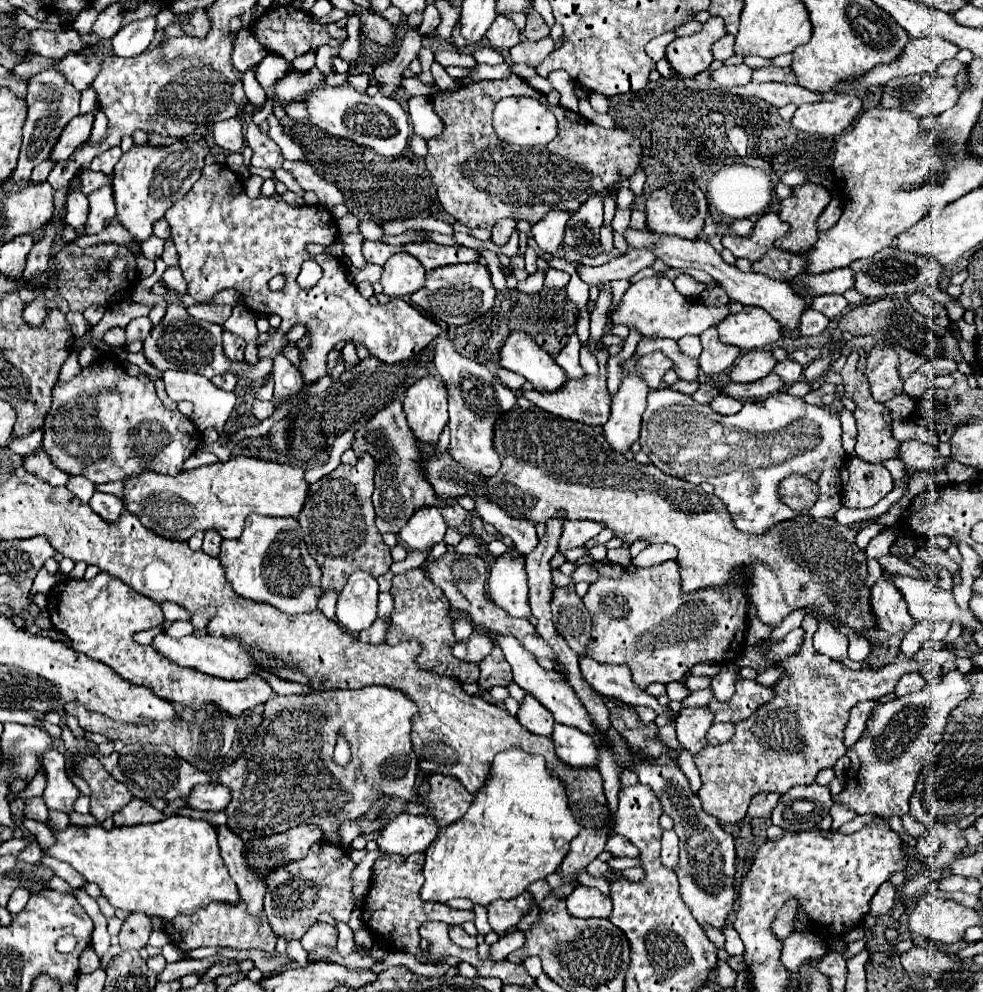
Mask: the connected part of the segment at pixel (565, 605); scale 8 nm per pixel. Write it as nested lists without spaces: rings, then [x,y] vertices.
[[[574,585],[554,589],[552,623],[556,625],[556,631],[566,639],[570,649],[574,649],[578,655],[586,653],[592,619],[582,599],[574,591]]]

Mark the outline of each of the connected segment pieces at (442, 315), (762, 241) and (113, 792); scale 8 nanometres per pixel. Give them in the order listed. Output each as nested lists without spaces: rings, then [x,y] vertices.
[[[458,263],[428,271],[426,285],[420,291],[412,293],[410,299],[434,321],[444,321],[448,325],[466,325],[492,309],[494,297],[496,289],[492,287],[490,273],[482,263]]]
[[[766,213],[756,221],[748,237],[726,233],[722,237],[722,245],[730,249],[734,257],[746,257],[750,261],[758,261],[774,247],[776,239],[786,235],[786,231],[788,231],[788,223],[780,221],[776,213]]]
[[[84,757],[78,765],[78,771],[82,779],[92,789],[92,805],[90,813],[102,823],[104,819],[112,817],[116,811],[126,807],[132,801],[132,795],[128,793],[128,787],[124,783],[118,783],[96,757]]]

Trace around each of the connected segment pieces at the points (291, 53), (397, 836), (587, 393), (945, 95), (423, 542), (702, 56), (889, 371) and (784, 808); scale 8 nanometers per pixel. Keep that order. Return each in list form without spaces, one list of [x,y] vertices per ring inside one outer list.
[[[292,5],[266,9],[266,13],[254,21],[252,33],[268,51],[282,55],[288,61],[292,61],[294,57],[298,57],[298,55],[302,55],[310,49],[318,49],[320,45],[328,43],[328,39],[336,39],[336,43],[340,43],[346,37],[346,29],[336,27],[336,23],[328,23],[328,25],[314,23],[310,13],[306,13],[302,9],[296,9]]]
[[[402,813],[382,829],[378,849],[396,855],[422,853],[428,849],[428,845],[432,845],[438,829],[440,827],[434,817],[416,817]]]
[[[592,347],[590,351],[594,351],[594,355],[598,357],[598,365],[600,365],[600,373],[598,373],[596,377],[594,377],[594,375],[586,375],[584,381],[568,379],[568,385],[564,385],[564,389],[560,389],[560,393],[540,395],[536,389],[532,389],[532,391],[526,391],[524,397],[526,397],[528,401],[532,401],[534,405],[542,407],[544,411],[552,413],[552,415],[558,415],[558,417],[562,417],[562,419],[580,421],[580,423],[586,423],[586,425],[592,425],[592,427],[600,429],[600,427],[608,421],[608,417],[610,417],[610,403],[612,403],[612,395],[610,395],[608,389],[606,389],[606,371],[604,371],[608,353],[600,353],[600,351],[596,351],[594,347]]]
[[[932,71],[888,81],[882,93],[882,107],[904,109],[914,117],[930,117],[956,105],[958,97],[954,77],[940,77]]]
[[[424,507],[412,515],[408,525],[400,531],[400,539],[412,551],[430,551],[444,539],[446,521],[438,507]]]
[[[710,17],[702,25],[702,31],[688,37],[676,37],[666,47],[666,59],[670,61],[672,69],[678,71],[680,75],[696,77],[698,73],[710,67],[712,63],[710,47],[724,35],[726,35],[724,21],[720,21],[720,17]]]
[[[892,347],[870,351],[866,358],[865,375],[876,401],[888,401],[900,393],[902,383],[898,377],[898,355]]]
[[[798,785],[784,793],[772,811],[772,823],[784,831],[814,831],[820,821],[830,813],[832,797],[828,787]]]

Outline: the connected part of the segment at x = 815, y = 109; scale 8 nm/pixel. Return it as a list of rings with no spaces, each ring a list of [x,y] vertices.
[[[852,93],[832,95],[820,103],[800,105],[790,123],[800,131],[838,135],[854,121],[860,107],[862,107],[860,99]]]

